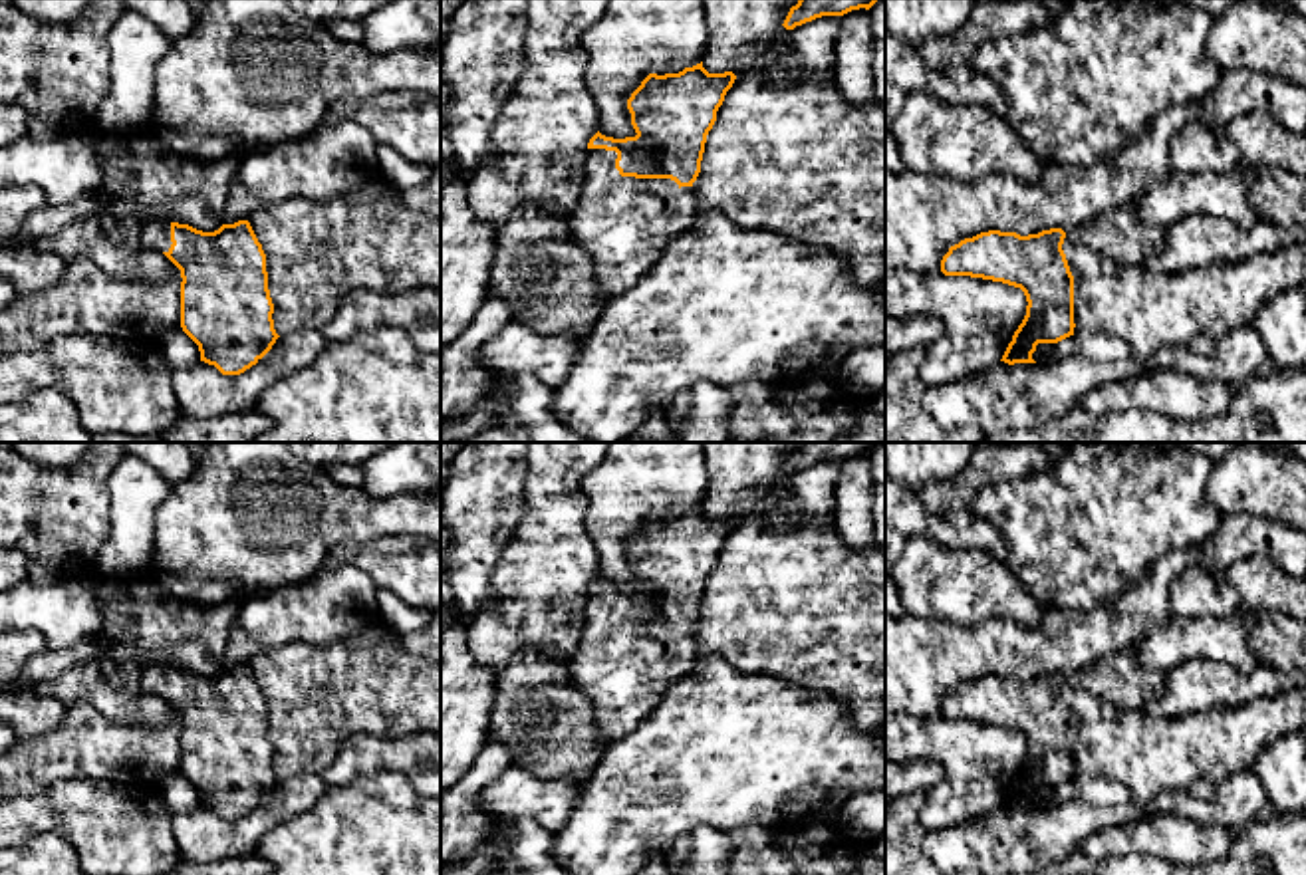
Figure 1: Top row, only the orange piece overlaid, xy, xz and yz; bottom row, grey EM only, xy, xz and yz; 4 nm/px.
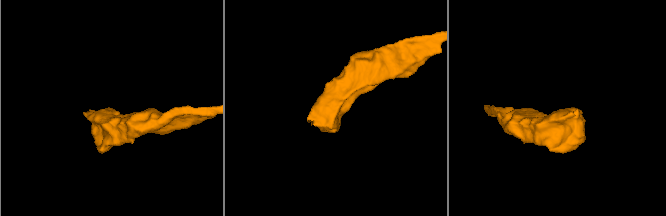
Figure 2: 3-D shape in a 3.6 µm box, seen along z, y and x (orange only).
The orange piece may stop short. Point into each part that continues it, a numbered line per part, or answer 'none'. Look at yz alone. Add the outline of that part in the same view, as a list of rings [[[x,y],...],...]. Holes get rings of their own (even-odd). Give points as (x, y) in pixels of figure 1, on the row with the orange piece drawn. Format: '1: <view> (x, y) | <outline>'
1: yz (1120, 233) | [[[1123,202],[1092,220],[1072,226],[1066,238],[1121,264],[1145,266],[1165,246],[1165,228],[1143,222],[1131,202]]]

